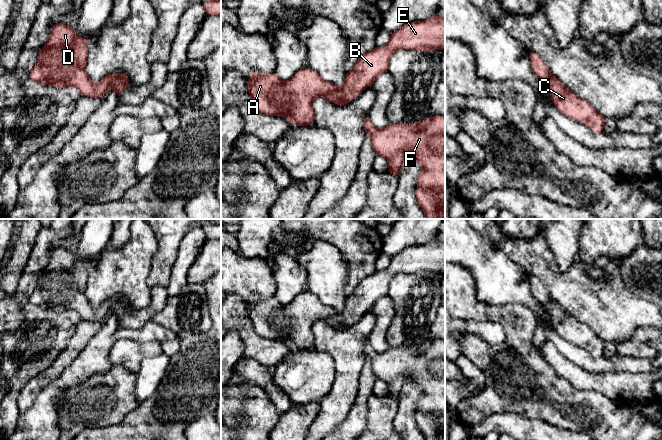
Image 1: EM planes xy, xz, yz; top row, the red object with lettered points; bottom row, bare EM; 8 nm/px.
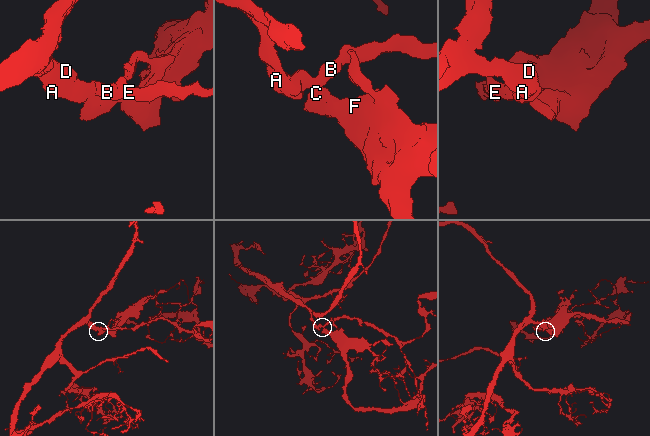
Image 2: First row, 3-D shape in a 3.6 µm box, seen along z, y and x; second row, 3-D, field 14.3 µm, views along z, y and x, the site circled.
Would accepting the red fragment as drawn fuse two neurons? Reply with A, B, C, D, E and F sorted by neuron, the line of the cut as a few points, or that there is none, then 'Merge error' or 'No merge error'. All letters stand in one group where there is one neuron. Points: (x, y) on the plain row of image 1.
Groups: A B D E / C F. Split along xy (128, 305), (116, 301), (108, 312). Merge error

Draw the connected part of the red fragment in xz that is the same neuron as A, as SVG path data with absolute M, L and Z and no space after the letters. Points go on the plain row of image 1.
M436 239L426 245L410 246L394 255L386 269L374 272L359 282L354 292L346 298L342 311L324 305L316 295L303 291L288 305L281 305L274 297L260 299L253 294L252 300L247 304L247 313L256 333L260 336L270 340L282 339L296 350L310 350L315 343L312 326L316 321L325 321L332 327L338 327L340 324L347 326L355 324L377 300L388 296L390 282L396 274L400 273L445 274L445 242Z

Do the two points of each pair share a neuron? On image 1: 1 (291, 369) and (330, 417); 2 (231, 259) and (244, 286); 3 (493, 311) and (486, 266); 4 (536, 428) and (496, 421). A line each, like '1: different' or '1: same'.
1: different
2: same
3: different
4: same

